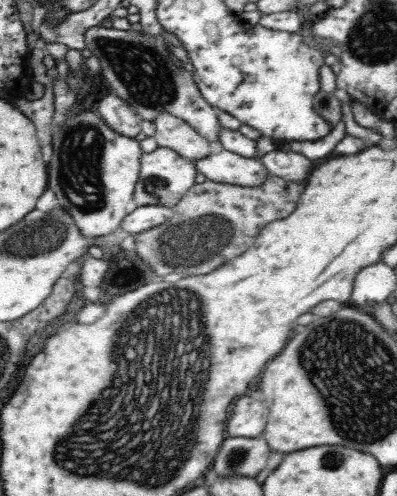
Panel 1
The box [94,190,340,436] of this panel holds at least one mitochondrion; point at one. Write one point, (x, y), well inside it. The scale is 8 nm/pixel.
(195, 242)

